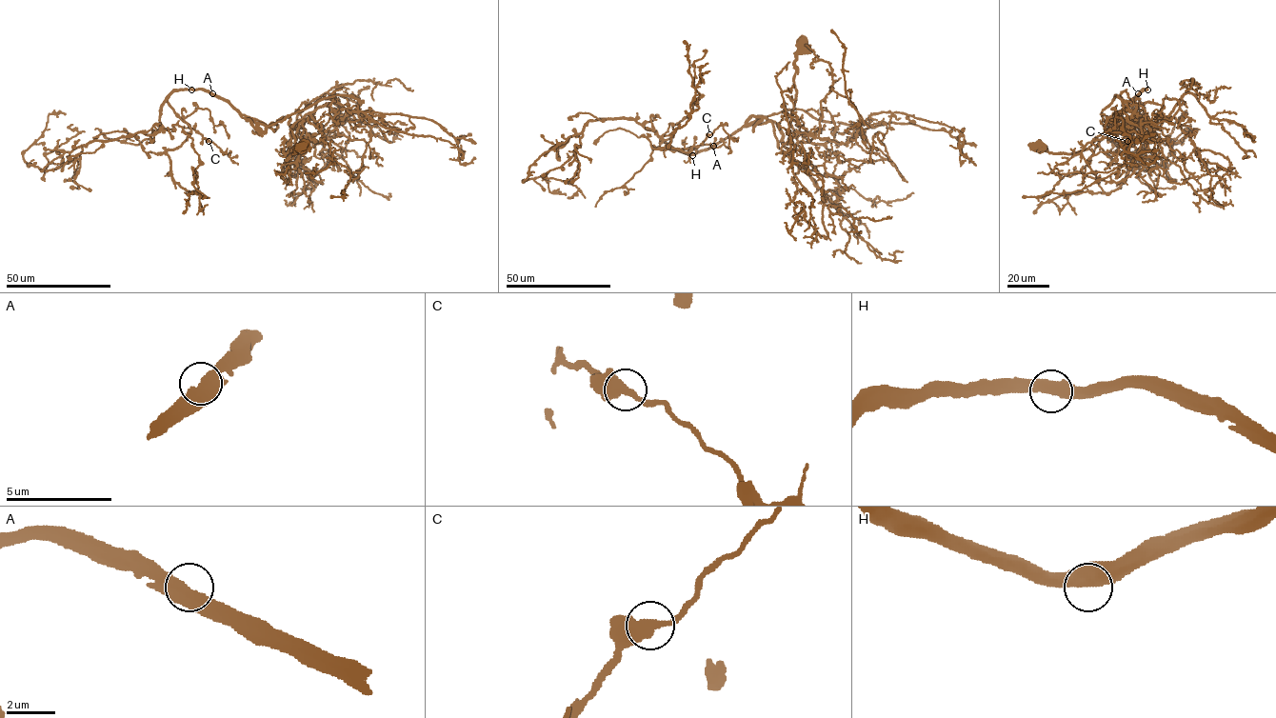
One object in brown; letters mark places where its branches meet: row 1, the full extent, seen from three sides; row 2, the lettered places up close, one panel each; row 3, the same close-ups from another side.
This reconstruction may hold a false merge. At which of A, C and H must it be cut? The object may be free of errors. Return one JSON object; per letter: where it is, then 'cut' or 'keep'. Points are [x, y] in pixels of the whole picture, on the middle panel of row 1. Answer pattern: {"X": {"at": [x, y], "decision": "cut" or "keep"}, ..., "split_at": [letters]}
{"A": {"at": [713, 146], "decision": "cut"}, "C": {"at": [709, 134], "decision": "keep"}, "H": {"at": [692, 155], "decision": "keep"}, "split_at": ["A"]}

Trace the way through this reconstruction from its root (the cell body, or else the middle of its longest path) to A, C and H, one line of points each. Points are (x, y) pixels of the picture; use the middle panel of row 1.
A: (803, 47), (794, 63), (792, 153), (769, 120), (743, 127), (713, 146)
C: (803, 47), (791, 154), (769, 120), (694, 153), (667, 147), (689, 149), (709, 134)
H: (803, 47), (794, 63), (790, 127), (797, 144), (791, 154), (780, 129), (768, 120), (743, 127), (692, 155)

